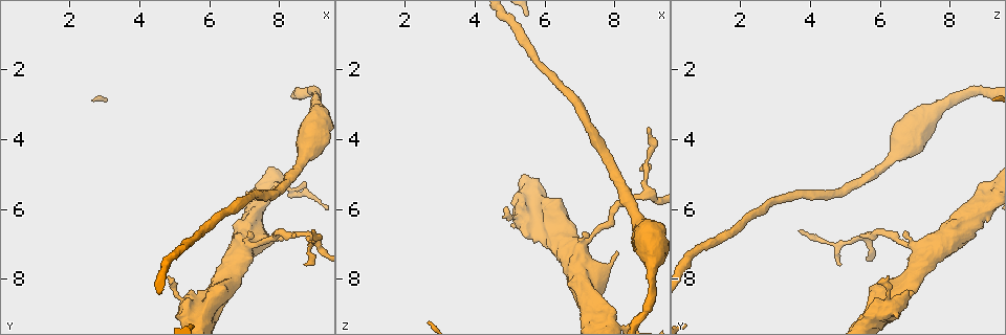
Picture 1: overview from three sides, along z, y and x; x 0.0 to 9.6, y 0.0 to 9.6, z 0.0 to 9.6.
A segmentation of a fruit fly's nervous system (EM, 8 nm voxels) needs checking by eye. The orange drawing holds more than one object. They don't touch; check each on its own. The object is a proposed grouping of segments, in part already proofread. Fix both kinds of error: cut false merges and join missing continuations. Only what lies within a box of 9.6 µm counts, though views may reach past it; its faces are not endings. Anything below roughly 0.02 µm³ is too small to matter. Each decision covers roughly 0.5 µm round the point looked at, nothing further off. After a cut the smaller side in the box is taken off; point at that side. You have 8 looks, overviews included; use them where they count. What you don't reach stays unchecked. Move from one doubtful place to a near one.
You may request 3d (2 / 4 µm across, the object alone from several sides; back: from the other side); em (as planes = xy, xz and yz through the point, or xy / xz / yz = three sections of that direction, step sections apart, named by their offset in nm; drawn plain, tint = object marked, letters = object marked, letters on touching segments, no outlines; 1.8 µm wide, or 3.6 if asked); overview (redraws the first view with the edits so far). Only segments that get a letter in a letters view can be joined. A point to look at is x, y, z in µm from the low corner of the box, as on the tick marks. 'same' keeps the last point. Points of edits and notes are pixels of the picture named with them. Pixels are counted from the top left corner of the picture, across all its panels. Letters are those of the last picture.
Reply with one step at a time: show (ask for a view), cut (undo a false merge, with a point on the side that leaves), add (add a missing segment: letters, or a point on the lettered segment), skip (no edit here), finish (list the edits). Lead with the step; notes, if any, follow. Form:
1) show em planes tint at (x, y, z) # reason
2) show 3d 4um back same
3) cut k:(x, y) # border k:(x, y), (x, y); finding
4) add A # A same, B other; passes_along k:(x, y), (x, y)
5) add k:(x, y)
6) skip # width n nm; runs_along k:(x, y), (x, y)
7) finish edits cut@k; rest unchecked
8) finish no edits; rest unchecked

show 3d 2um at (8.95, 6.65, 3.70) # tapers out

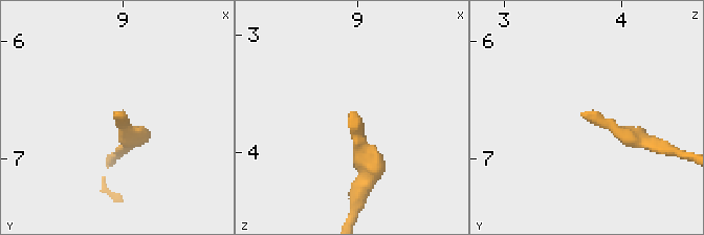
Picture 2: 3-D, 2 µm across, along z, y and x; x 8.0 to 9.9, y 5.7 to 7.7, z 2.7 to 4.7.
show em yz step 8 plain at (8.96, 6.60, 3.68) # now the EM

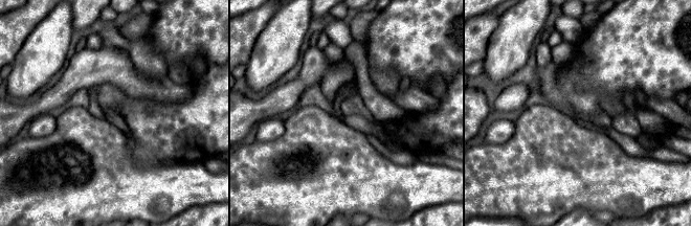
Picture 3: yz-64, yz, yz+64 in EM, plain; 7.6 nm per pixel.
show em yz step 8 letters same

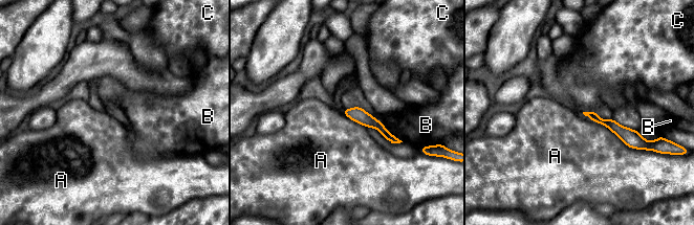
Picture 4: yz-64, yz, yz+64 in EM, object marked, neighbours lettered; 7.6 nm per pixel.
skip # width 70 nm; A other, B other, C other; border 4:(582, 113), (642, 150); none of them fits

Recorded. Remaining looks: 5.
show 3d 2um back at (4.95, 8.05, 5.95) # branch stops here

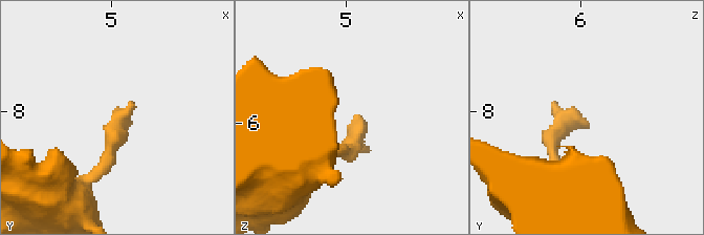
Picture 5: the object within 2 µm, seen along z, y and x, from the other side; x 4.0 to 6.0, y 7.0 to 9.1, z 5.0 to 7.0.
show em xy step 4 tint at (4.90, 8.02, 5.98)

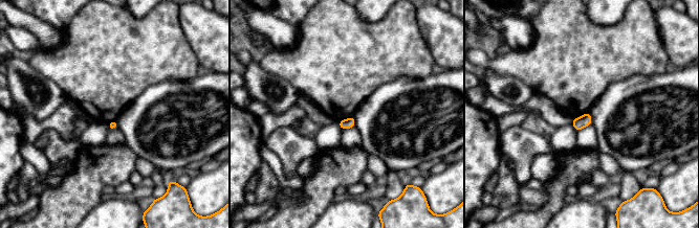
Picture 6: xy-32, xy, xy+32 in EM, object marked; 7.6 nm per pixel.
show em yz step 16 letters same # cut it another way

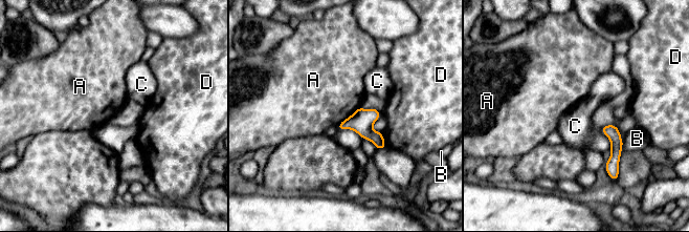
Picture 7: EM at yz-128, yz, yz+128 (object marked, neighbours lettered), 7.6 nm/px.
skip # A other, B other, C other, D other; runs_along 7:(610, 127), (615, 159), (608, 168); no lettered segment goes on from it

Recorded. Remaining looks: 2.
show 3d 2um at (8.10, 6.85, 7.25) # free end

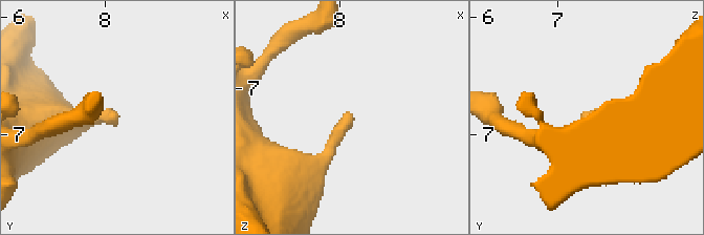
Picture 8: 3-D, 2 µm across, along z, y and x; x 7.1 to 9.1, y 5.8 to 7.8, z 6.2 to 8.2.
show em planes letters at (8.10, 6.86, 7.24) # now the EM

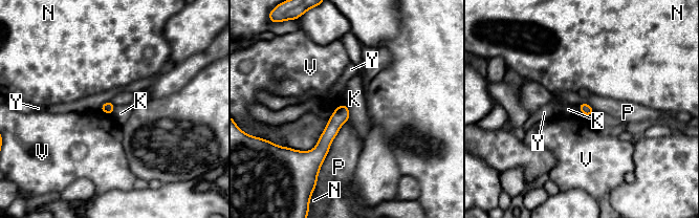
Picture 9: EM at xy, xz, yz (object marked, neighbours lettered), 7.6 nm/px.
skip # longest_contact P 500 nm; K other, N other, P other, V other, Y other; runs_along 9:(344, 108), (314, 162); none of them fits

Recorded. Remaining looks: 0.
finish no edits; rest unchecked

